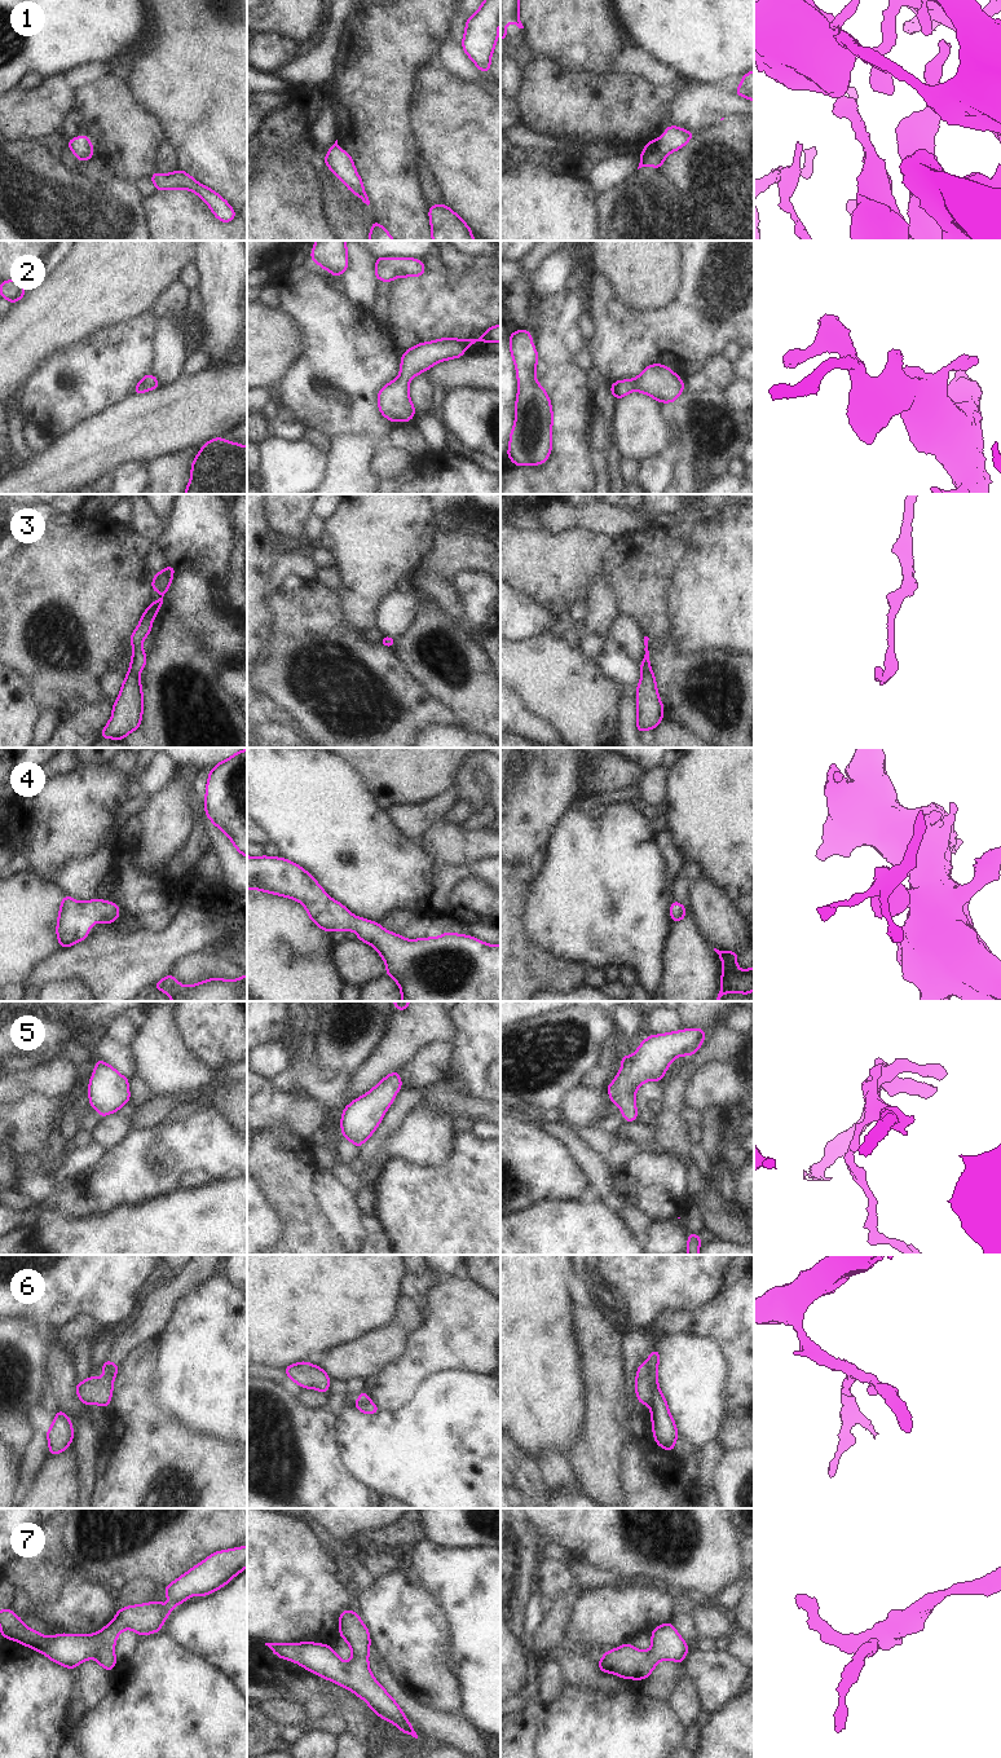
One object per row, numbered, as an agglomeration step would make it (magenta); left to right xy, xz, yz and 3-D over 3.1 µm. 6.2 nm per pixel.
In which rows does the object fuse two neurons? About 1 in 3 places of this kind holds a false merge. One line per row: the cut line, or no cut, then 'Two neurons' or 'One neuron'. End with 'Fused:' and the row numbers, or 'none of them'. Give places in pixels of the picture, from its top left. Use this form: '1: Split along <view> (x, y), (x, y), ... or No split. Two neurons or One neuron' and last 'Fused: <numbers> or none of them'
1: No split. One neuron
2: No split. One neuron
3: No split. One neuron
4: No split. One neuron
5: No split. One neuron
6: Split along yz (645, 1362), (651, 1405). Two neurons
7: No split. One neuron
Fused: 6.

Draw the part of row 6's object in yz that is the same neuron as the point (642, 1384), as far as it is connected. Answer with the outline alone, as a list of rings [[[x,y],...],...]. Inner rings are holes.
[[[647,1363],[639,1365],[636,1371],[635,1391],[638,1401],[640,1404],[651,1406],[651,1392],[649,1392],[651,1379],[648,1376]]]

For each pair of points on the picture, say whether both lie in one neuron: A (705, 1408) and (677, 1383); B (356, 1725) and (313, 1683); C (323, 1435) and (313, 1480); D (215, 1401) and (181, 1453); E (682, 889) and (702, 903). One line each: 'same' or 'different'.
A: same
B: same
C: same
D: different
E: different

